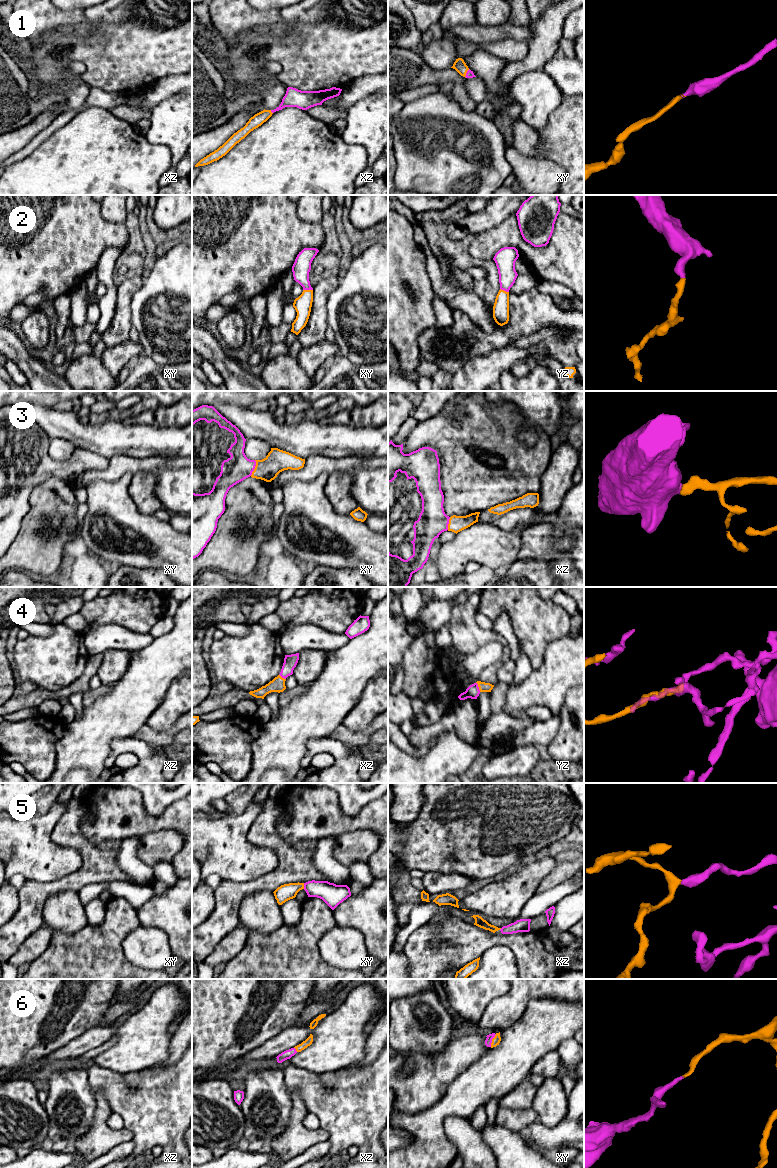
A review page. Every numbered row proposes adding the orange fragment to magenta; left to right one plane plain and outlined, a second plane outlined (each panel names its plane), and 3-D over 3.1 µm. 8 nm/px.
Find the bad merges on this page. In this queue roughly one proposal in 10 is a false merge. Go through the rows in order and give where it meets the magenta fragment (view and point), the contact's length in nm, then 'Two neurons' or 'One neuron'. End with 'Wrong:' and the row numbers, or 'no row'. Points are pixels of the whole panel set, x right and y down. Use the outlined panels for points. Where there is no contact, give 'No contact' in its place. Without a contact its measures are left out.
1: Touches magenta at xz (271, 111). Shared border 40 nm. One neuron
2: Touches magenta at xy (308, 289). Shared border 80 nm. One neuron
3: Touches magenta at xy (254, 468). Shared border 130 nm. One neuron
4: Touches magenta at yz (478, 687). Shared border 90 nm. One neuron
5: Touches magenta at xy (304, 886). Shared border 50 nm. One neuron
6: Touches magenta at xy (491, 1040). Shared border 120 nm. One neuron
Wrong: no row

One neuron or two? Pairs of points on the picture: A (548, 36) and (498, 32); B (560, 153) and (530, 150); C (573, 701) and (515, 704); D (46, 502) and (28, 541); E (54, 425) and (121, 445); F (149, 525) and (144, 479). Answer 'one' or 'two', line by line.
A: two
B: two
C: two
D: one
E: one
F: two

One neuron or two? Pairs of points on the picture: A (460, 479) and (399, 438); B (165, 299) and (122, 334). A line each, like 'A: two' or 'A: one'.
A: two
B: two

